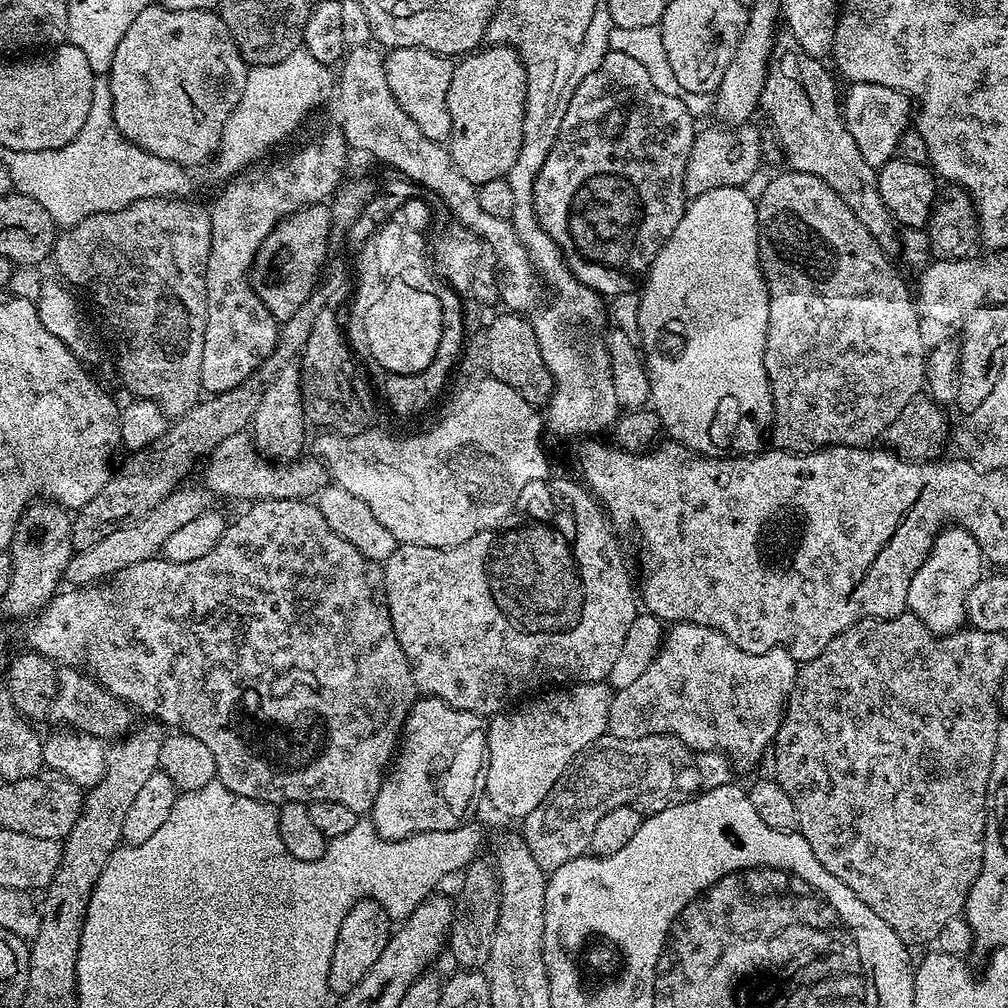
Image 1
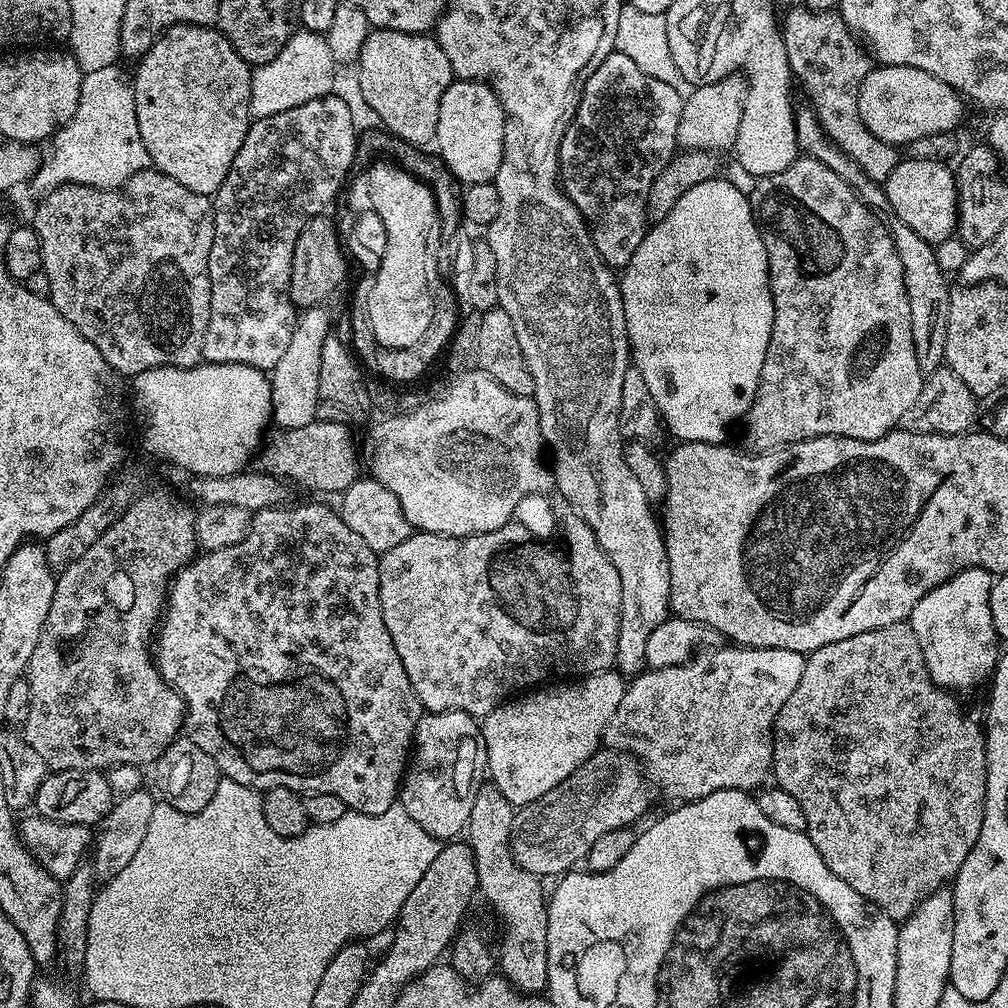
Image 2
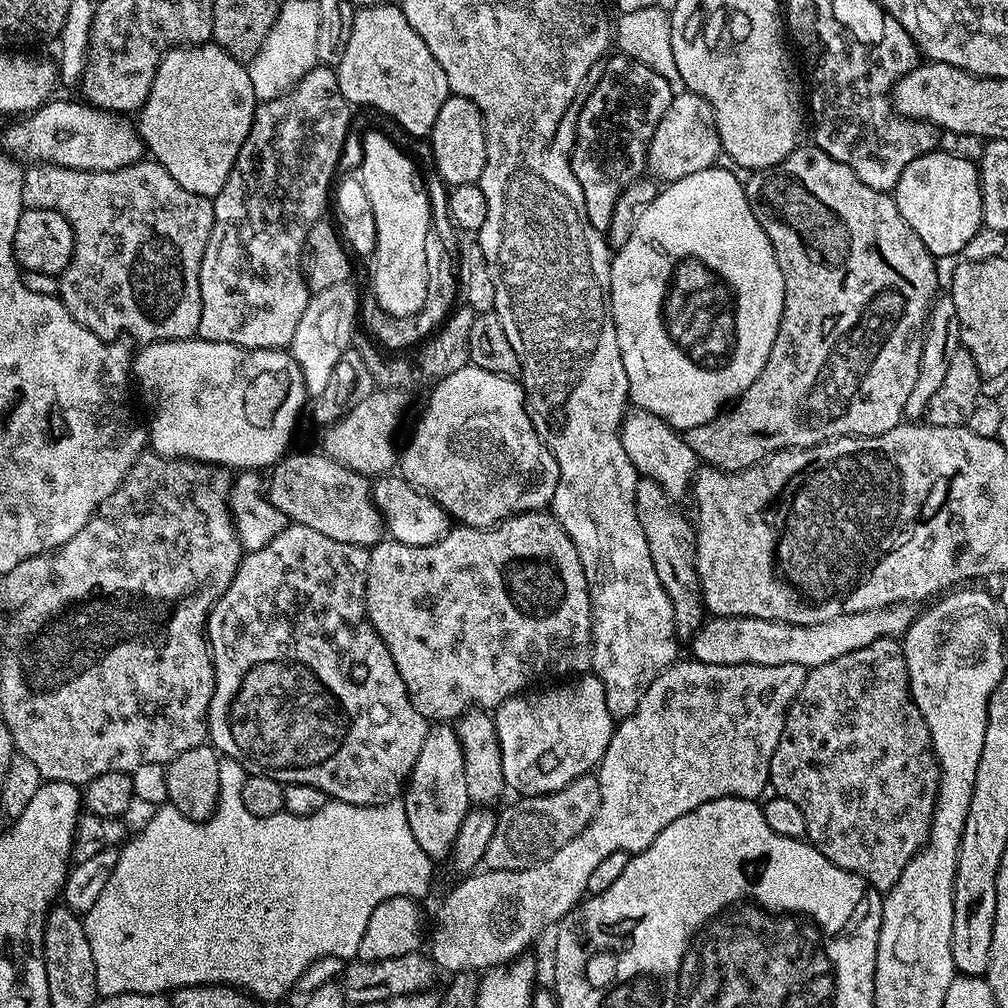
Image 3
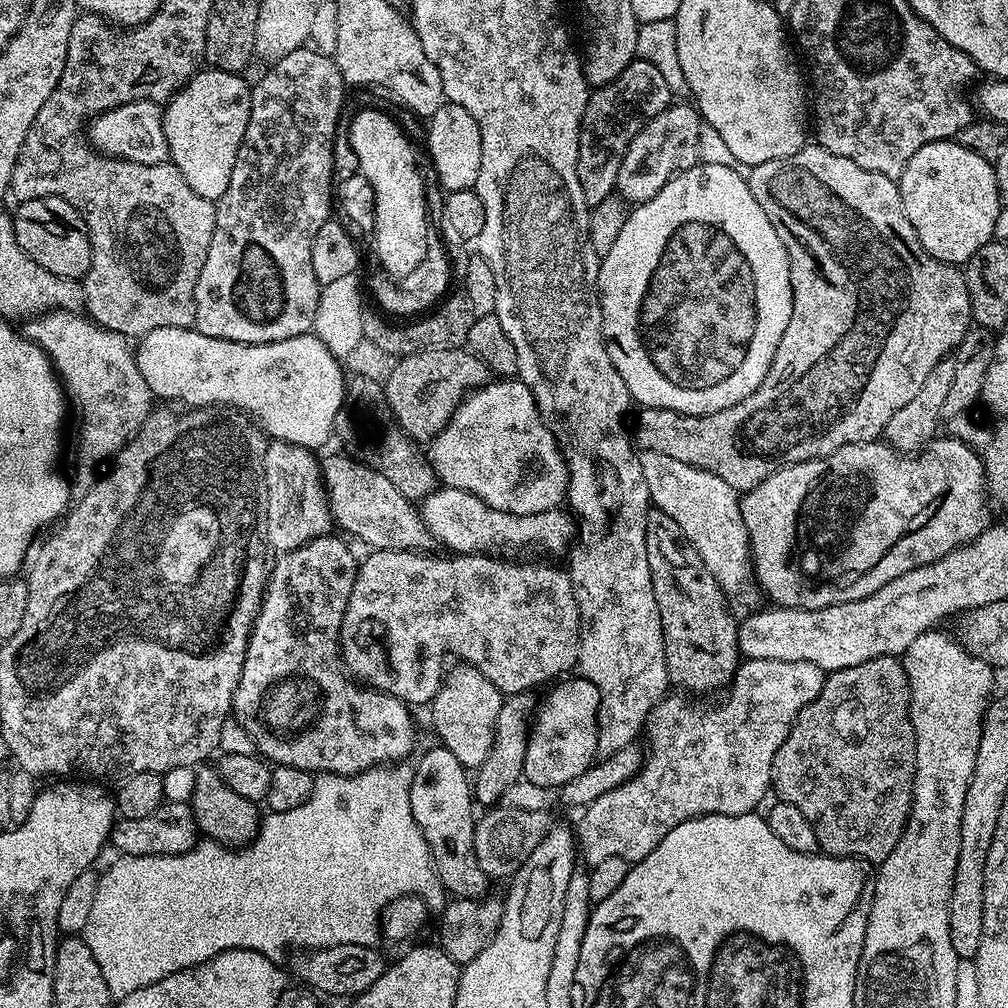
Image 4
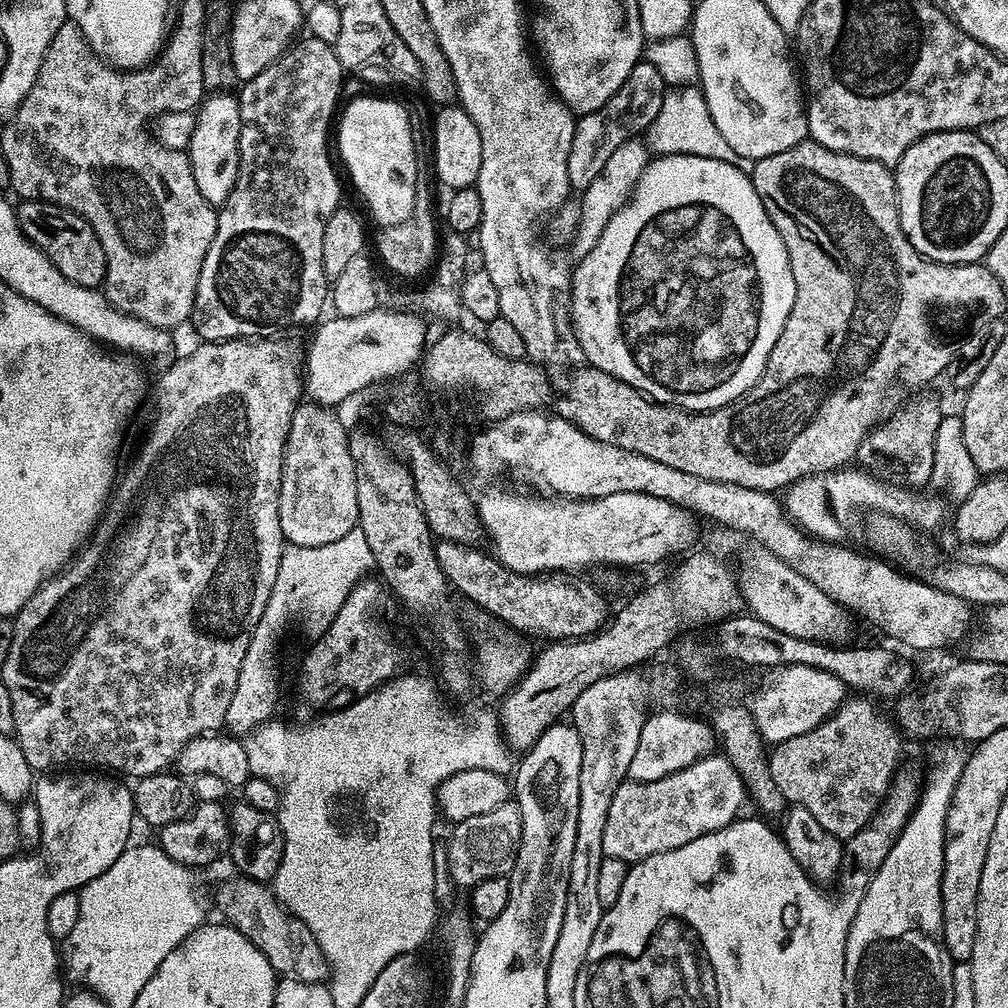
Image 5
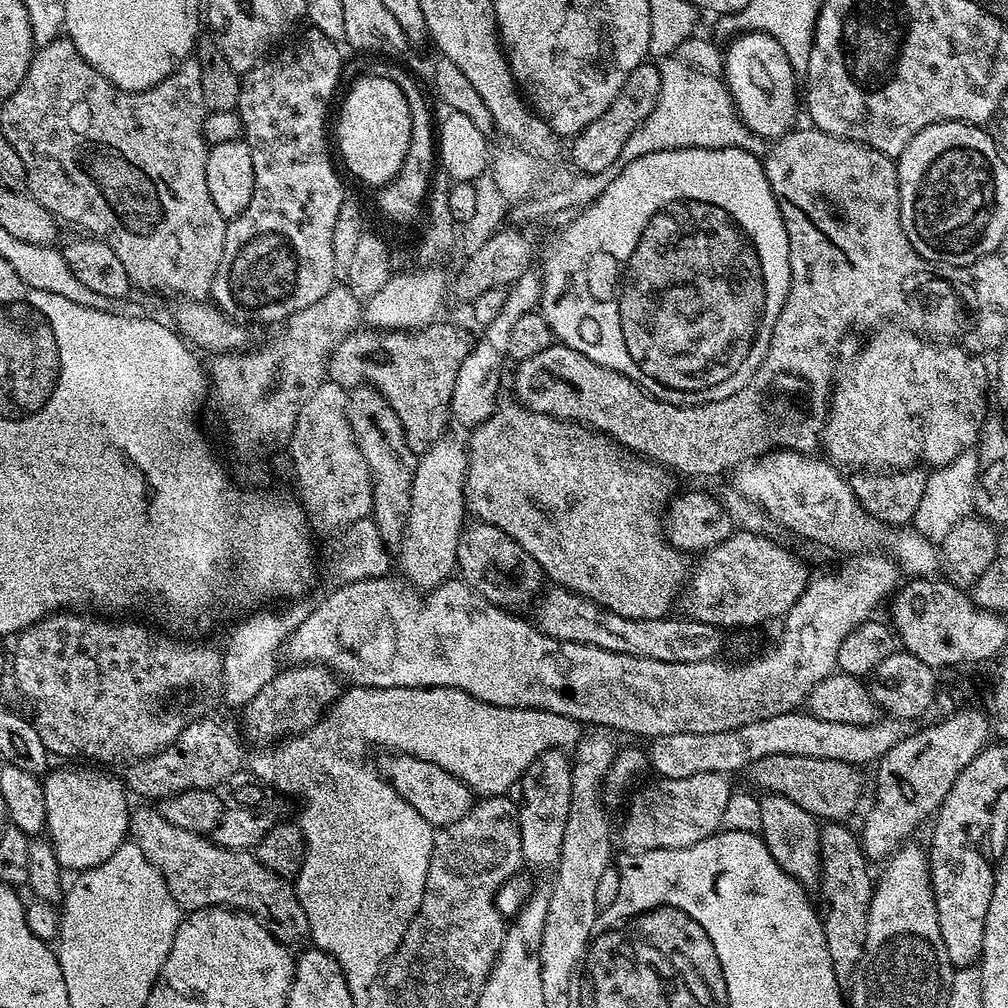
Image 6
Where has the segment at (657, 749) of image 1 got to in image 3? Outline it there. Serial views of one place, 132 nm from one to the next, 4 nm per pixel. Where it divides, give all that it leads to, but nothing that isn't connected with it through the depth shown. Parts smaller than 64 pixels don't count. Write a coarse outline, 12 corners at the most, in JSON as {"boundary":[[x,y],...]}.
{"boundary":[[595,775],[500,808],[482,864],[526,870],[582,834]]}

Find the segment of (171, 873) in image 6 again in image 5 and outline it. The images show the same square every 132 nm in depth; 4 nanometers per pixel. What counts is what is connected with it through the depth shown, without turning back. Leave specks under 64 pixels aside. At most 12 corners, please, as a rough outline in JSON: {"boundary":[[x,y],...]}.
{"boundary":[[228,880],[225,921],[281,977],[315,984],[330,965],[310,926],[267,883]]}

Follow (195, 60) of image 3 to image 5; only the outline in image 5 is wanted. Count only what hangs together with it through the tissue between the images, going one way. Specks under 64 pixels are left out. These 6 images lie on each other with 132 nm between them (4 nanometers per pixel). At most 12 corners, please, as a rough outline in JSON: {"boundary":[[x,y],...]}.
{"boundary":[[212,94],[187,146],[194,182],[222,206],[240,165],[240,101]]}

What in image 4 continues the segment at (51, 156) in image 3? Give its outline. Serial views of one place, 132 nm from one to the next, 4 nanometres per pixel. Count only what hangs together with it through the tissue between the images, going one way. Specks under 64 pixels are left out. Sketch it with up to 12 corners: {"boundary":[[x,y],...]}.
{"boundary":[[135,100],[87,125],[103,156],[139,164],[169,159],[164,108]]}

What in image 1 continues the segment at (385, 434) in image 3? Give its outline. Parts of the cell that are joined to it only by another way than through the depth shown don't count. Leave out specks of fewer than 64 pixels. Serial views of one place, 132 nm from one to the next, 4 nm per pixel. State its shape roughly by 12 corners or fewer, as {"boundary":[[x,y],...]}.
{"boundary":[[247,431],[203,461],[232,500],[308,500],[330,483],[318,458],[274,463]]}

